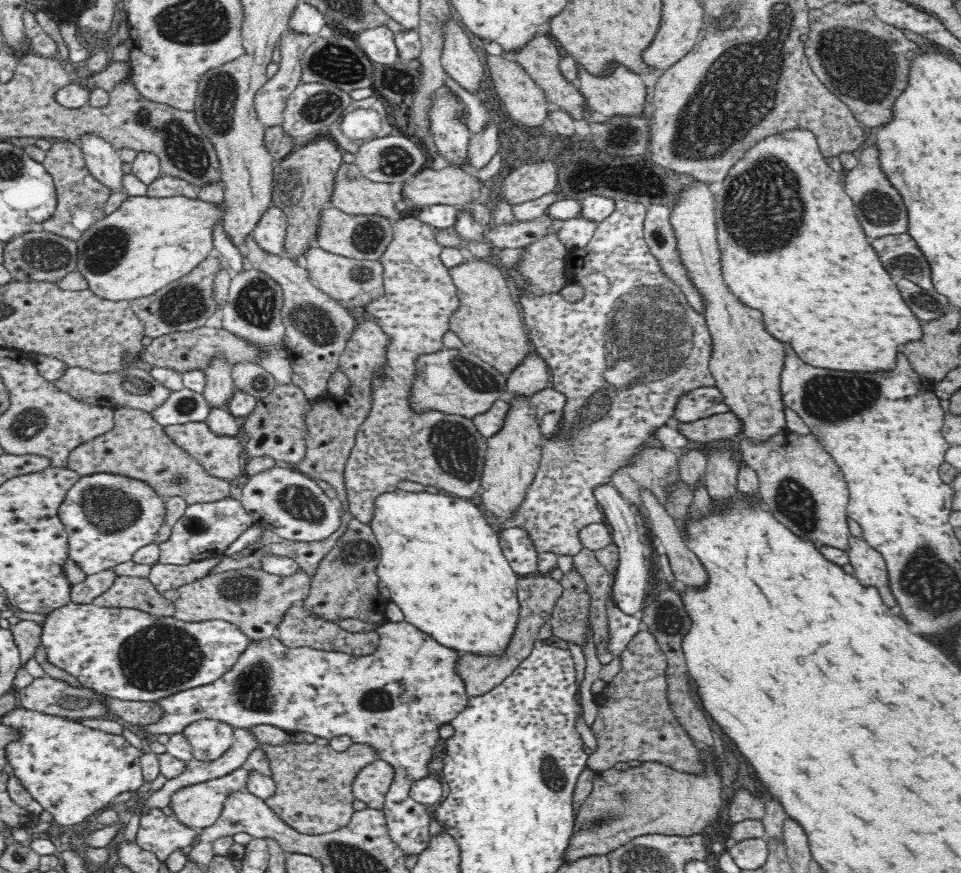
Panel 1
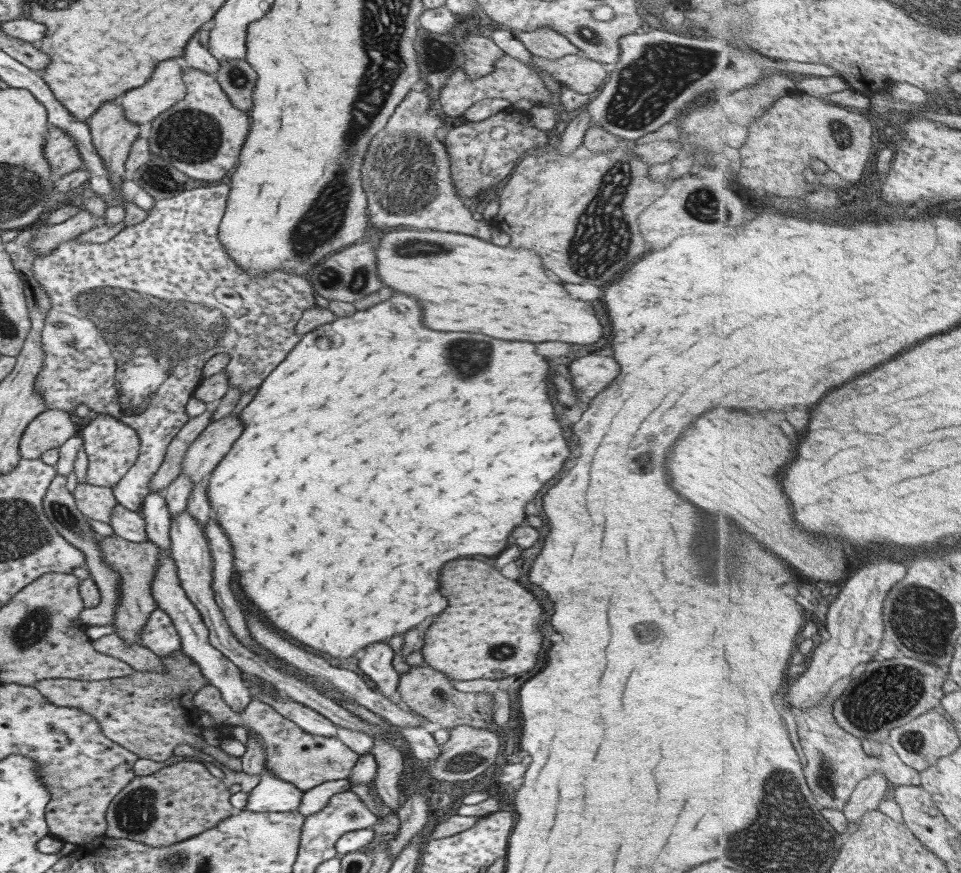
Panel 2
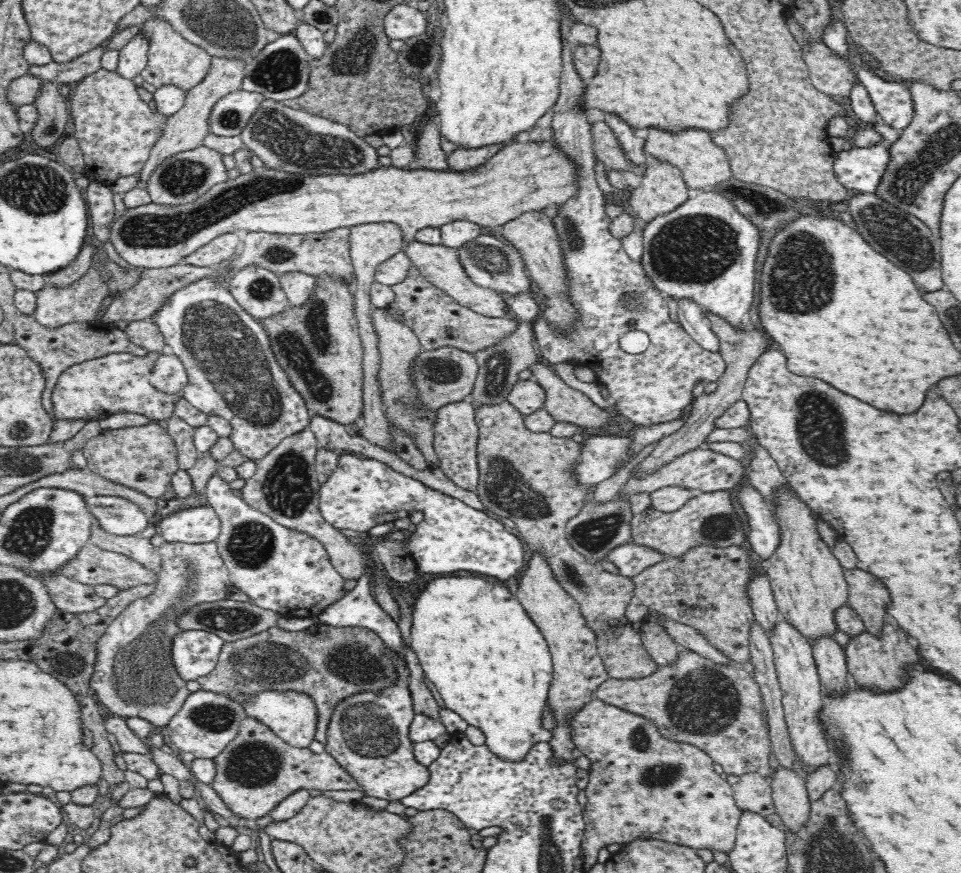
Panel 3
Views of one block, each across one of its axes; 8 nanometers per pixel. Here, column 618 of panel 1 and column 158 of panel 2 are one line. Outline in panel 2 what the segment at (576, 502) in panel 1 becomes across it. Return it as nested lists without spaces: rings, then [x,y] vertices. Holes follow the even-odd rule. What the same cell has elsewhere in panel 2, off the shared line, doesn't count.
[[[226,181],[180,192],[173,198],[155,201],[153,208],[146,212],[147,216],[141,222],[131,226],[124,226],[105,243],[82,242],[82,240],[73,238],[72,240],[62,242],[57,248],[50,250],[48,254],[42,254],[41,257],[35,256],[32,262],[32,275],[41,285],[50,302],[50,307],[44,318],[44,327],[40,332],[44,364],[40,372],[37,373],[34,389],[40,392],[46,409],[64,410],[67,414],[70,414],[70,412],[73,412],[82,404],[92,412],[96,412],[96,414],[108,414],[116,418],[119,422],[125,423],[137,433],[140,440],[138,457],[127,469],[127,472],[111,488],[112,495],[117,504],[136,513],[139,512],[145,496],[149,494],[149,479],[159,468],[166,451],[166,446],[177,434],[177,431],[181,430],[181,427],[188,421],[184,406],[201,379],[200,374],[205,362],[212,356],[215,356],[215,354],[224,352],[229,358],[225,368],[228,384],[230,386],[238,386],[241,394],[250,388],[258,387],[261,381],[287,356],[287,353],[296,346],[296,343],[302,337],[302,335],[298,335],[294,331],[294,328],[296,322],[301,318],[303,311],[306,308],[316,306],[312,287],[308,283],[306,276],[287,274],[282,270],[272,270],[270,274],[264,274],[264,276],[249,276],[224,251],[222,244],[217,240],[217,231],[224,213],[228,192],[229,187]],[[55,322],[61,322],[62,324],[58,328],[58,333],[61,333],[59,338],[63,342],[55,338]],[[65,328],[67,328],[65,331],[69,332],[68,338],[63,337]],[[65,342],[73,342],[73,346],[67,346]]]

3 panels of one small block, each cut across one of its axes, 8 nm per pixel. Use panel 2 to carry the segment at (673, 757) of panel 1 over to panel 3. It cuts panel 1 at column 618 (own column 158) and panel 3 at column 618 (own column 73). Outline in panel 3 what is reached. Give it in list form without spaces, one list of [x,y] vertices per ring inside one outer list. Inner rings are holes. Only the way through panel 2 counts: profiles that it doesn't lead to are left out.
[[[681,647],[674,662],[657,665],[650,676],[627,680],[607,679],[595,690],[594,698],[651,720],[656,730],[672,742],[686,742],[703,750],[711,756],[713,762],[722,766],[727,775],[742,776],[757,772],[768,778],[771,772],[768,764],[768,754],[772,751],[771,741],[760,720],[763,697],[758,684],[739,665],[718,664]]]

